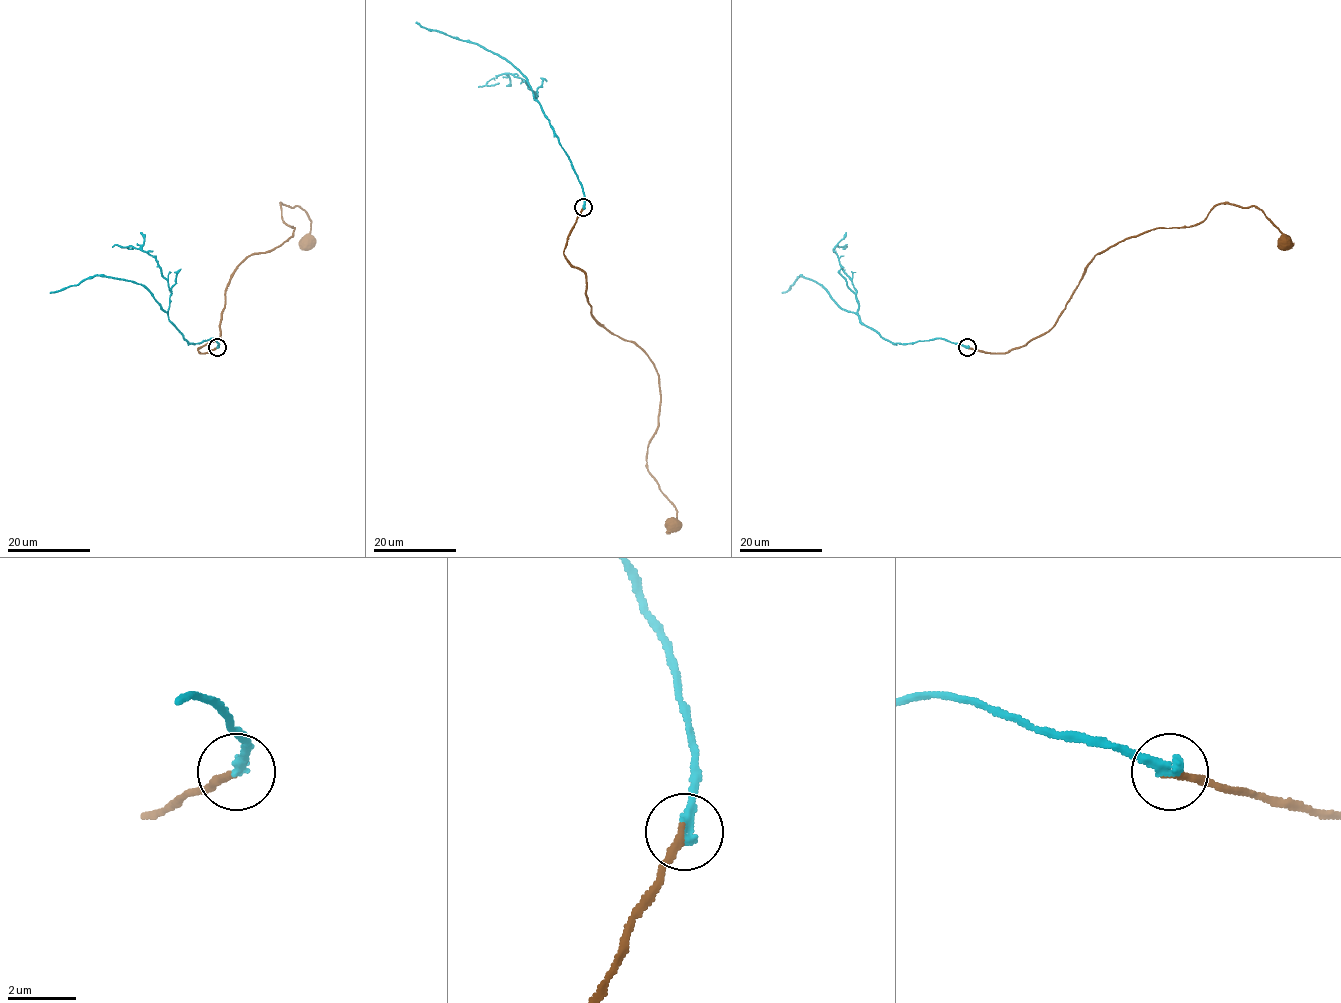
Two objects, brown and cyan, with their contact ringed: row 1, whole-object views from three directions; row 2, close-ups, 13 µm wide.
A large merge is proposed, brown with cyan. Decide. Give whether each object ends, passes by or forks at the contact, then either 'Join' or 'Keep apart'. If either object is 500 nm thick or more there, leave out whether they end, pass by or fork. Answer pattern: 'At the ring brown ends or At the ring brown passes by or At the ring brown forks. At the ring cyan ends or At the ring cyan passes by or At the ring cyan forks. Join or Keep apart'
At the ring brown ends. At the ring cyan ends. Keep apart

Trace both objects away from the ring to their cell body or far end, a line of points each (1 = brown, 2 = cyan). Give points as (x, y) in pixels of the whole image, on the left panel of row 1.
1: (217, 347), (197, 350), (218, 339), (235, 270), (293, 236), (280, 203), (302, 208), (310, 221), (307, 243)
2: (217, 347), (218, 343), (213, 338), (197, 343), (188, 342), (142, 285), (94, 275), (75, 285), (50, 293)

